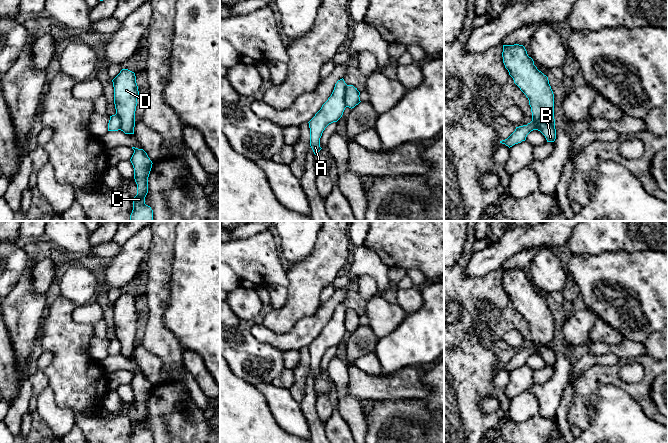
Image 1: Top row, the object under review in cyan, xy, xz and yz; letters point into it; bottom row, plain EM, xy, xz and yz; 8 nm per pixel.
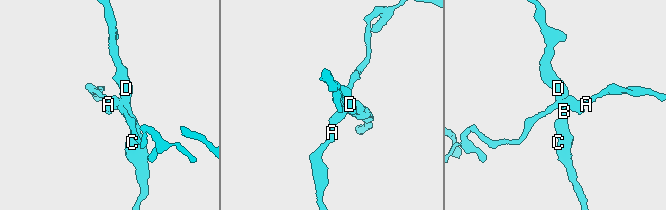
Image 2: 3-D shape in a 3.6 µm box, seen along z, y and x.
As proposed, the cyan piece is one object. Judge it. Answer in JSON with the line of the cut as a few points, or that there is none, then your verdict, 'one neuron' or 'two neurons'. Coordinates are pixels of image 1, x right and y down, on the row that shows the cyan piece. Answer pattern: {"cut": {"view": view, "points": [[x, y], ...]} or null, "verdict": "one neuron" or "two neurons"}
{"cut": {"view": "xz", "points": [[347, 85], [344, 91], [345, 106]]}, "verdict": "two neurons"}

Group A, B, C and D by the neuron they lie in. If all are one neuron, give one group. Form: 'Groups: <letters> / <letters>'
Groups: A / B C D

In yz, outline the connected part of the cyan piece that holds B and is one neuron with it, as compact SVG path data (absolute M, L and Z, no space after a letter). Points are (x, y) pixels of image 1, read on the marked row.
M503 45L502 57L514 83L529 100L532 120L537 124L536 130L545 136L547 142L554 142L554 94L548 77L537 69L523 45Z

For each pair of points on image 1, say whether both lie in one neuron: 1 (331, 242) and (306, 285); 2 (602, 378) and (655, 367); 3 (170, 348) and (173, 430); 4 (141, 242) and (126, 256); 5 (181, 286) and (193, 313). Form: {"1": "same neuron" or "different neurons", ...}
{"1": "same neuron", "2": "same neuron", "3": "different neurons", "4": "same neuron", "5": "same neuron"}

